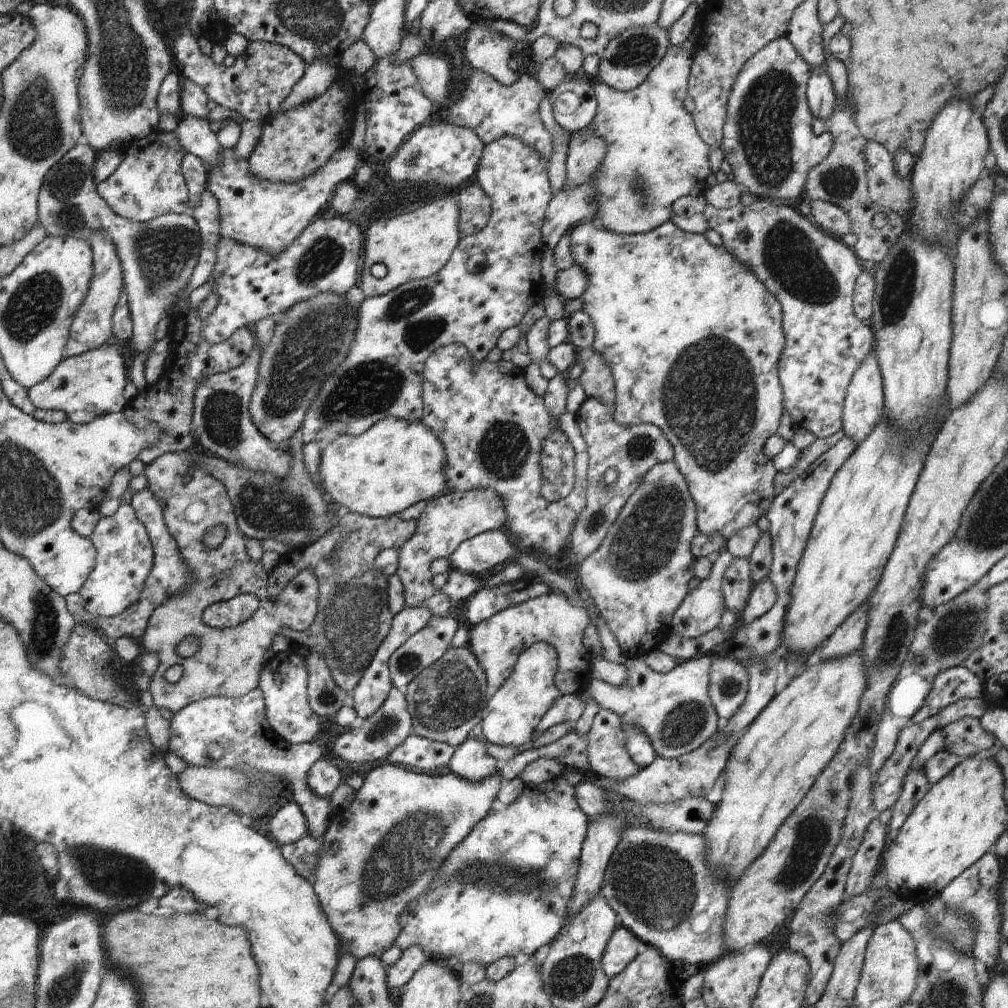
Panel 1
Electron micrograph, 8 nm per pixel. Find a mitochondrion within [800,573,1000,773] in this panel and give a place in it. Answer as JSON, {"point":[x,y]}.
{"point":[952,632]}

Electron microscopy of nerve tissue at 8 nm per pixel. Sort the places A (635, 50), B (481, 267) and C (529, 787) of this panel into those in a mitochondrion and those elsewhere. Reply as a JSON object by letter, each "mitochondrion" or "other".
{"A":"mitochondrion","B":"other","C":"other"}

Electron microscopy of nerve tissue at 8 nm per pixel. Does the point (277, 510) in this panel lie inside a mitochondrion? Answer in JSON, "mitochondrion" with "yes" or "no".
{"mitochondrion":"yes"}

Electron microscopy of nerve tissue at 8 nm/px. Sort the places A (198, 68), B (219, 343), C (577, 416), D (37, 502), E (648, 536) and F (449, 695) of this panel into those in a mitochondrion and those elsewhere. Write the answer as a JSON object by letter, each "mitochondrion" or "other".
{"A":"other","B":"other","C":"other","D":"mitochondrion","E":"mitochondrion","F":"mitochondrion"}

